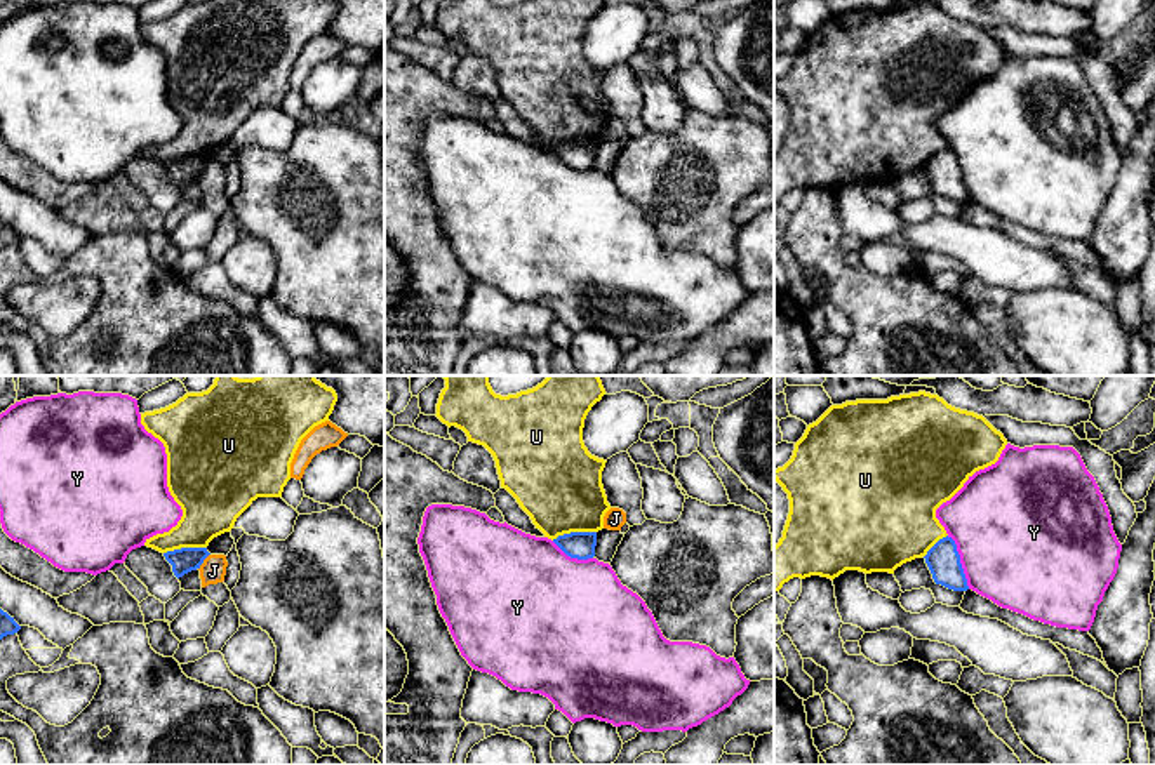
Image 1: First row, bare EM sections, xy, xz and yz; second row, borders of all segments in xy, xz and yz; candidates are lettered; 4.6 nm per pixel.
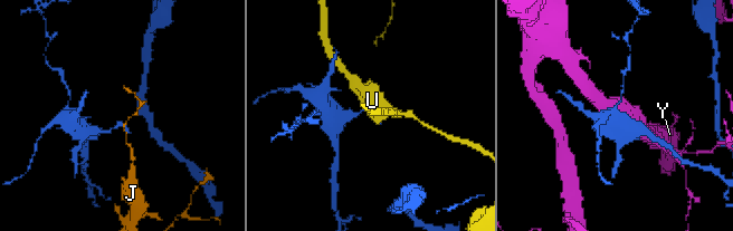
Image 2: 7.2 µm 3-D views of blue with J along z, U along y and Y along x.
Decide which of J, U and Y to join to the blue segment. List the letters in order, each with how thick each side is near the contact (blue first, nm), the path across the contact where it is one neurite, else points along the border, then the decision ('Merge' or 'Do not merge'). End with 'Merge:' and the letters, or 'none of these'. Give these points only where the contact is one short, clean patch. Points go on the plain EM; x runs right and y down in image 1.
J: Thickness 120 nm (blue) against 120 nm. Boundary: xy (209, 164), (199, 179). Do not merge
U: Thickness 130 nm (blue) against 400 nm. Boundary: xz (595, 141), (571, 141), (552, 150). Do not merge
Y: Thickness 160 nm (blue) against 480 nm. Do not merge
Merge: none of these

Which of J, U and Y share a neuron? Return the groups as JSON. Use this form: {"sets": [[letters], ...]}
{"sets": [["J"], ["U"], ["Y"]]}

